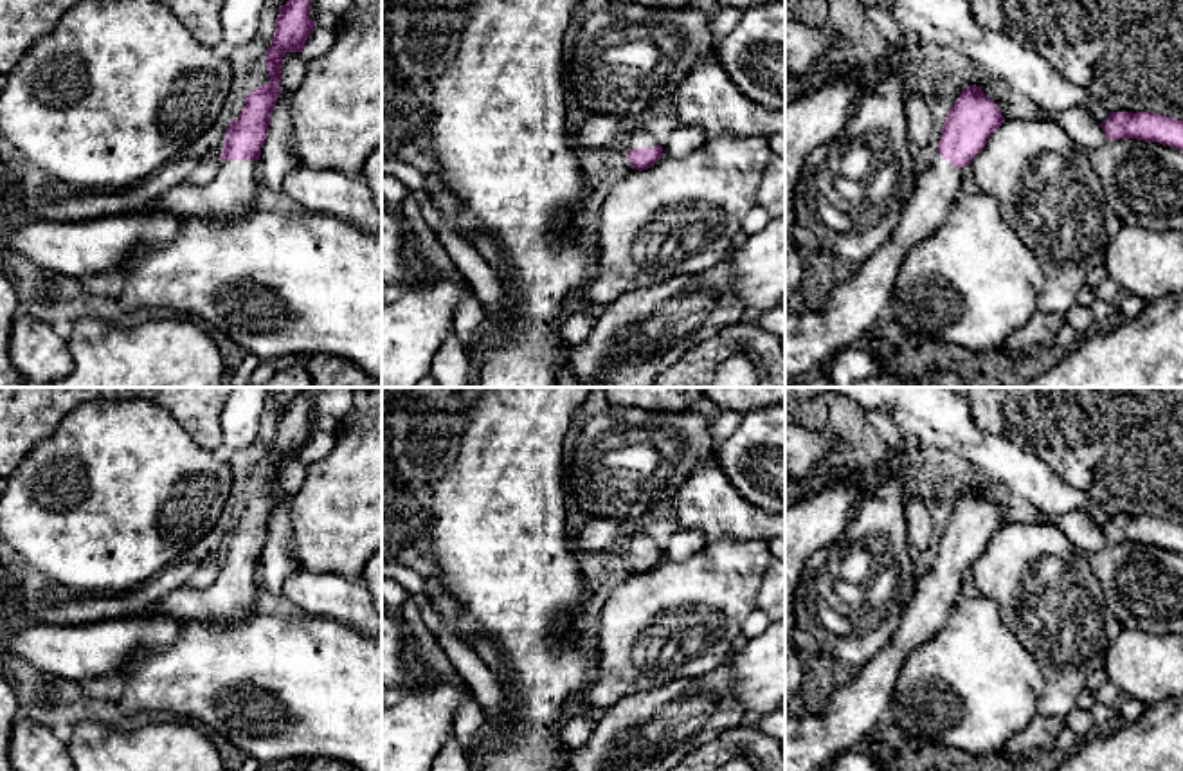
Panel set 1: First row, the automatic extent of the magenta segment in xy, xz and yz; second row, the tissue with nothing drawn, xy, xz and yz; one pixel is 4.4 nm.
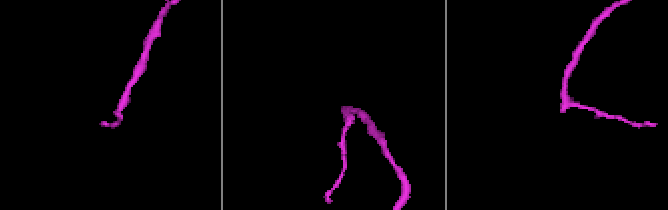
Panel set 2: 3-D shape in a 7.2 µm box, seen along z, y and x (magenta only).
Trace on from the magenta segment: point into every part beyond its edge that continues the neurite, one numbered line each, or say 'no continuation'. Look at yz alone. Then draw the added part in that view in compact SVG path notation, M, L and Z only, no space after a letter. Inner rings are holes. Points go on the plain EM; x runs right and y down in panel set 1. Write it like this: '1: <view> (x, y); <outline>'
1: yz (811, 741); M936 557L929 571L917 578L915 593L908 602L893 639L864 667L853 670L852 681L835 688L817 713L785 717L785 771L814 771L835 760L843 751L852 749L866 737L886 715L908 656L944 629L953 607L960 600L960 585L962 571L953 571L942 557Z

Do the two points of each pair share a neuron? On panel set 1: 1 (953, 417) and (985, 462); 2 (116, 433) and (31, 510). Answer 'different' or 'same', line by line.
1: same
2: same

